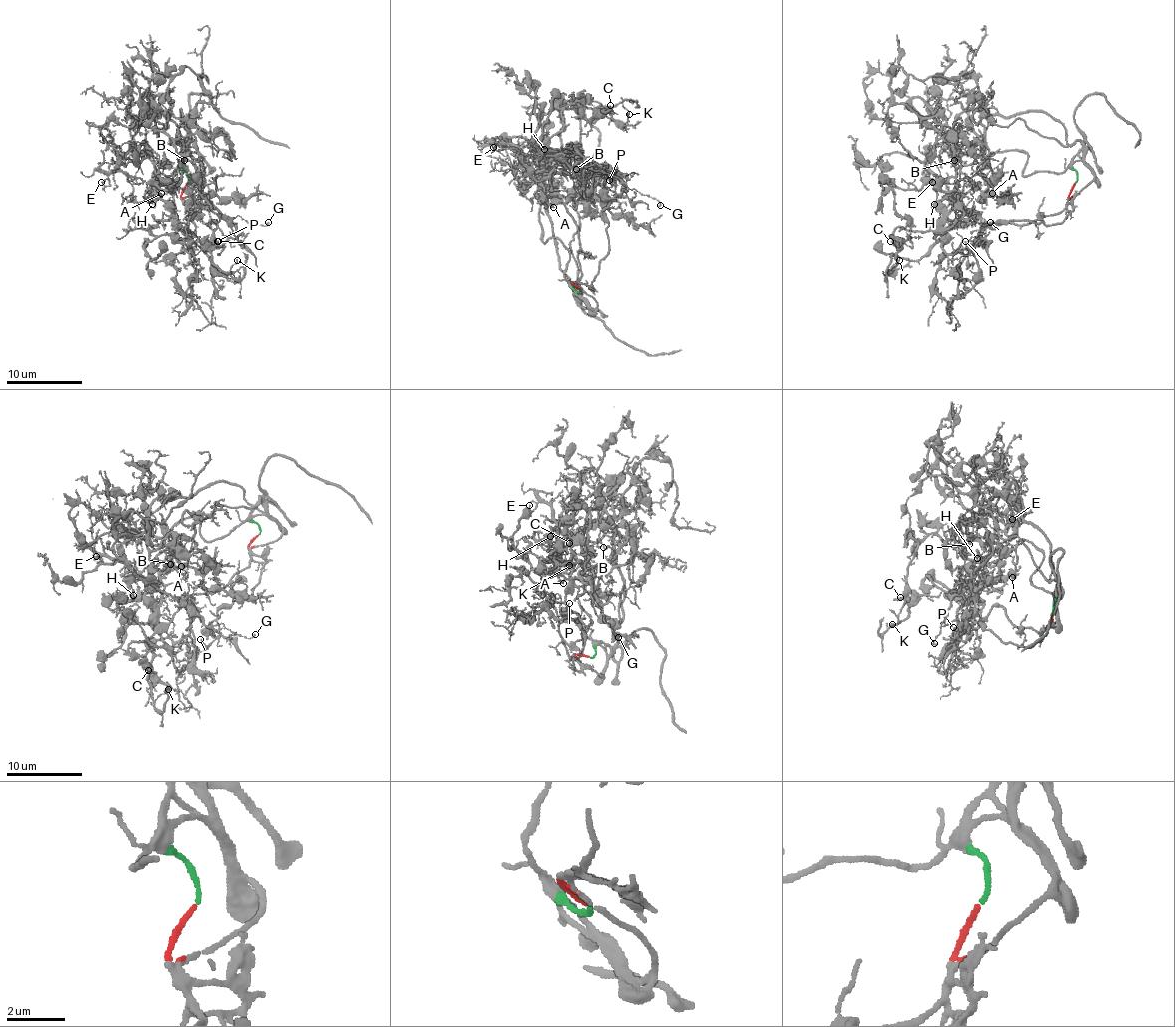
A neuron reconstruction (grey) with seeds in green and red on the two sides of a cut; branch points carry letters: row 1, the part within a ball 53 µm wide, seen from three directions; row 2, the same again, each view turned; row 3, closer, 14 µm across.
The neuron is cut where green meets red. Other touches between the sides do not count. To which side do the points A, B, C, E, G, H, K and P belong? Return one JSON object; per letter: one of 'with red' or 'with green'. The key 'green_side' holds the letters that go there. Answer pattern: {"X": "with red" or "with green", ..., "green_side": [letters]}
{"A": "with green", "B": "with green", "C": "with red", "E": "with green", "G": "with red", "H": "with green", "K": "with red", "P": "with red", "green_side": ["A", "B", "E", "H"]}

